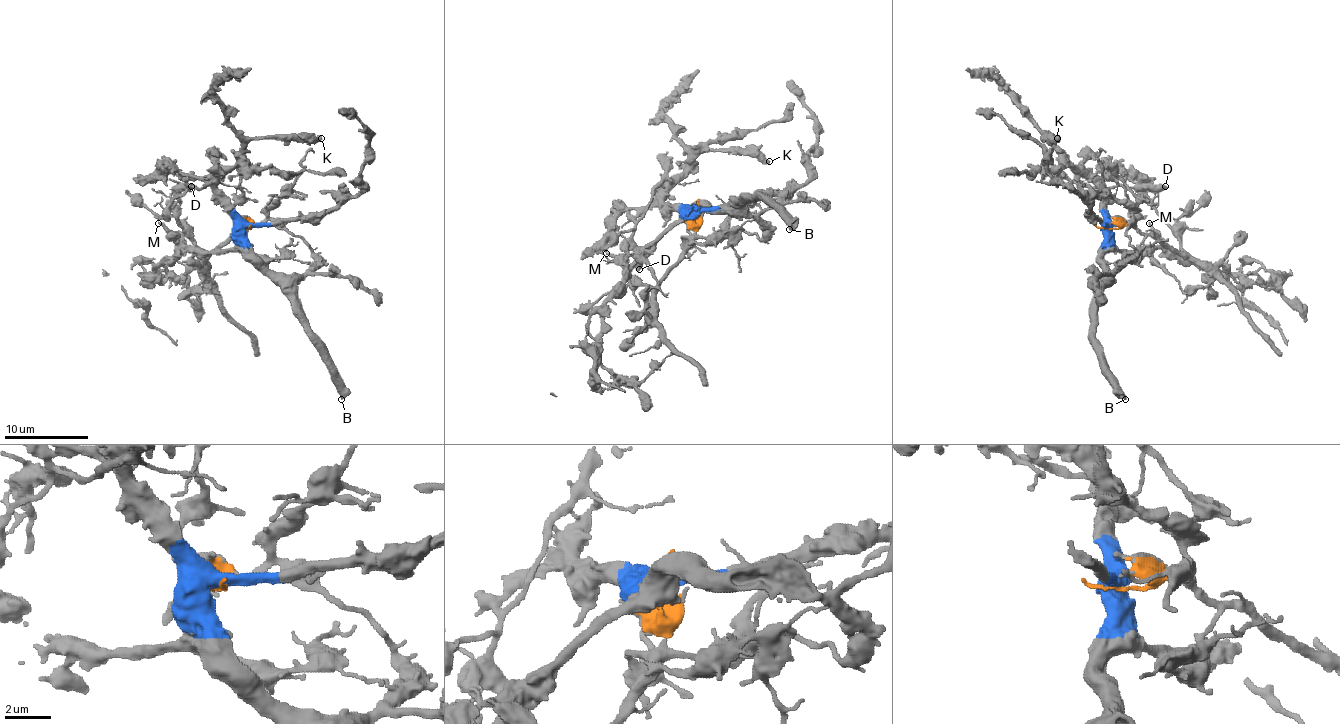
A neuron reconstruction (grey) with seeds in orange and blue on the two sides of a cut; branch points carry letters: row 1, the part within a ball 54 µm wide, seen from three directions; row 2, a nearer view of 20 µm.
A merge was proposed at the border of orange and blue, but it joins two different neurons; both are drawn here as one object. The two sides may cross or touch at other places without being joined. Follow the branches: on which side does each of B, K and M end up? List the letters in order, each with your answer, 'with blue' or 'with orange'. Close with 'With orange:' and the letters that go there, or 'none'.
B: with blue
K: with blue
M: with blue
With orange: none

